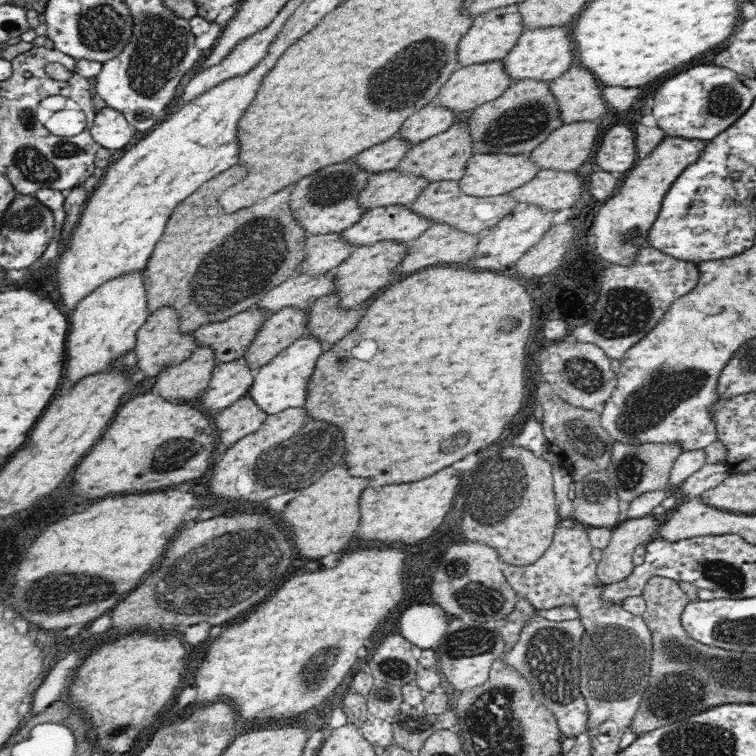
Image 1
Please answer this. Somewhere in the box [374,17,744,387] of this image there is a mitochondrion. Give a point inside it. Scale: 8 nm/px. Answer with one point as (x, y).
(626, 312)

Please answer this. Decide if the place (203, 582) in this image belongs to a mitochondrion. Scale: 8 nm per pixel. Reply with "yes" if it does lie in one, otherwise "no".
yes

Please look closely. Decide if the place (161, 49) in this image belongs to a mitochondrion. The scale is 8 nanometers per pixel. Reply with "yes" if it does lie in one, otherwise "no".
yes

